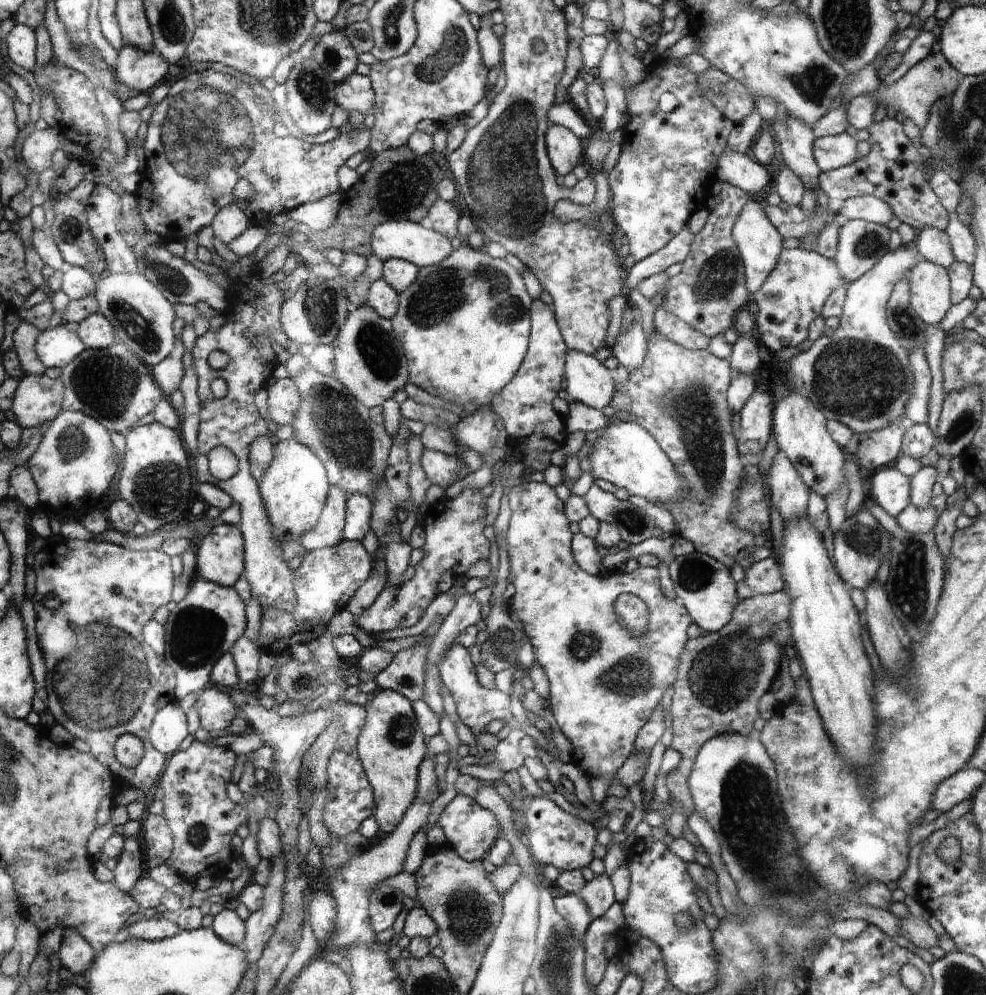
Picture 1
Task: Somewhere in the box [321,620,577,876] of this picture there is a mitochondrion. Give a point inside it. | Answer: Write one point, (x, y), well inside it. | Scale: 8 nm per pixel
(401, 733)

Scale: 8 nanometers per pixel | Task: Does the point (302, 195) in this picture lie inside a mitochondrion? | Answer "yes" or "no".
no

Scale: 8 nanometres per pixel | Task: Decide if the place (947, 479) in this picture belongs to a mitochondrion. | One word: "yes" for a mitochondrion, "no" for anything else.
no

